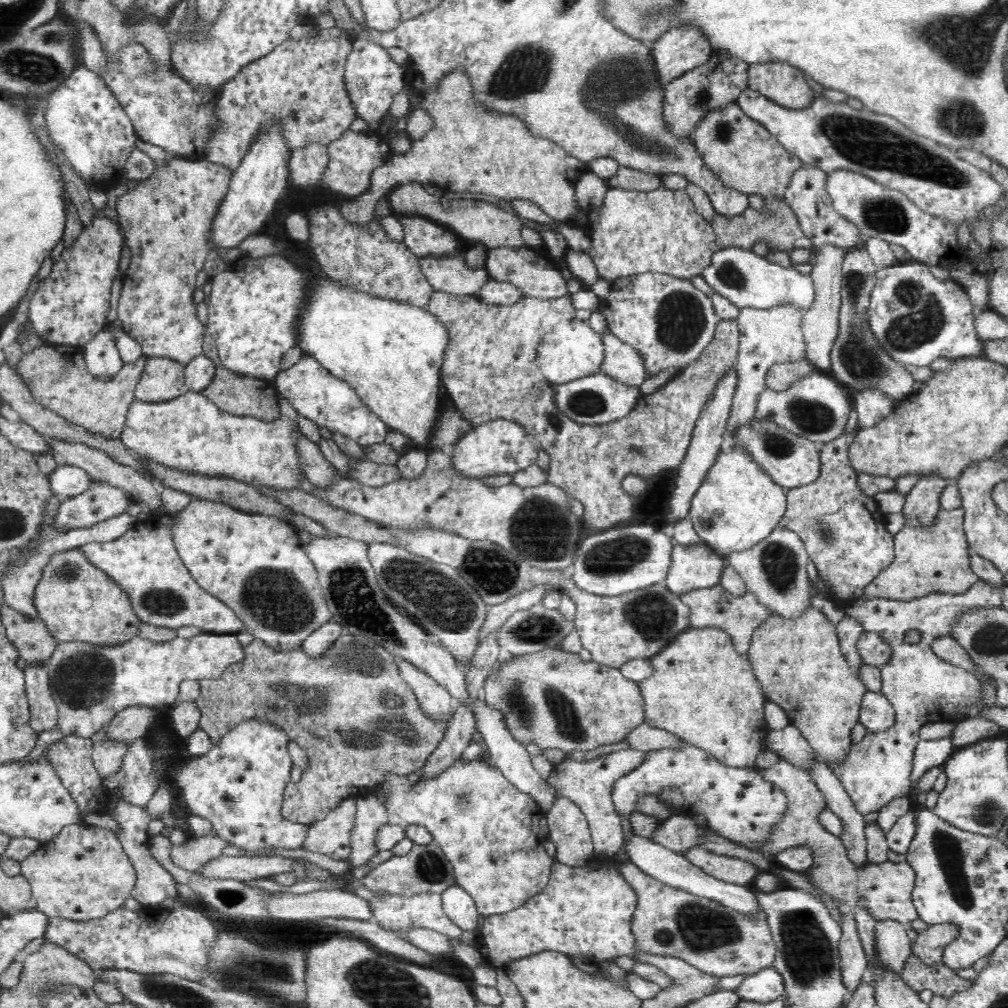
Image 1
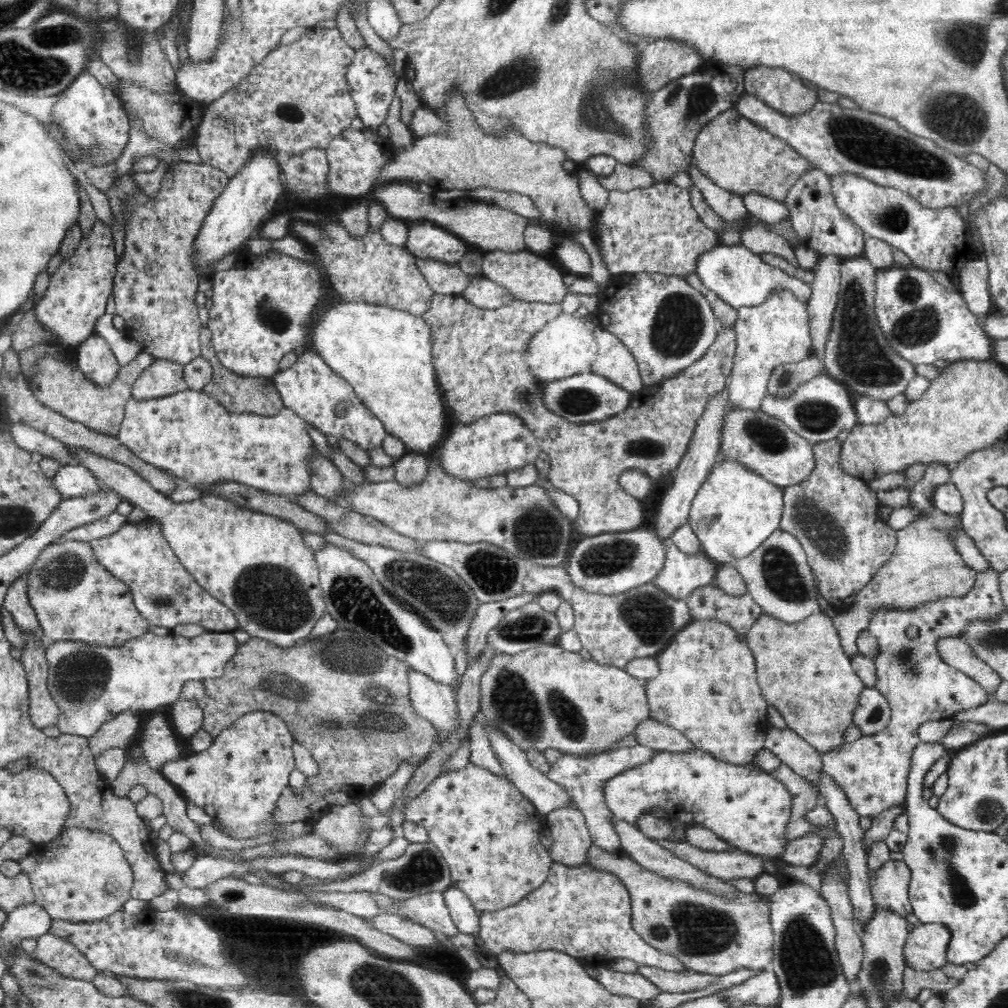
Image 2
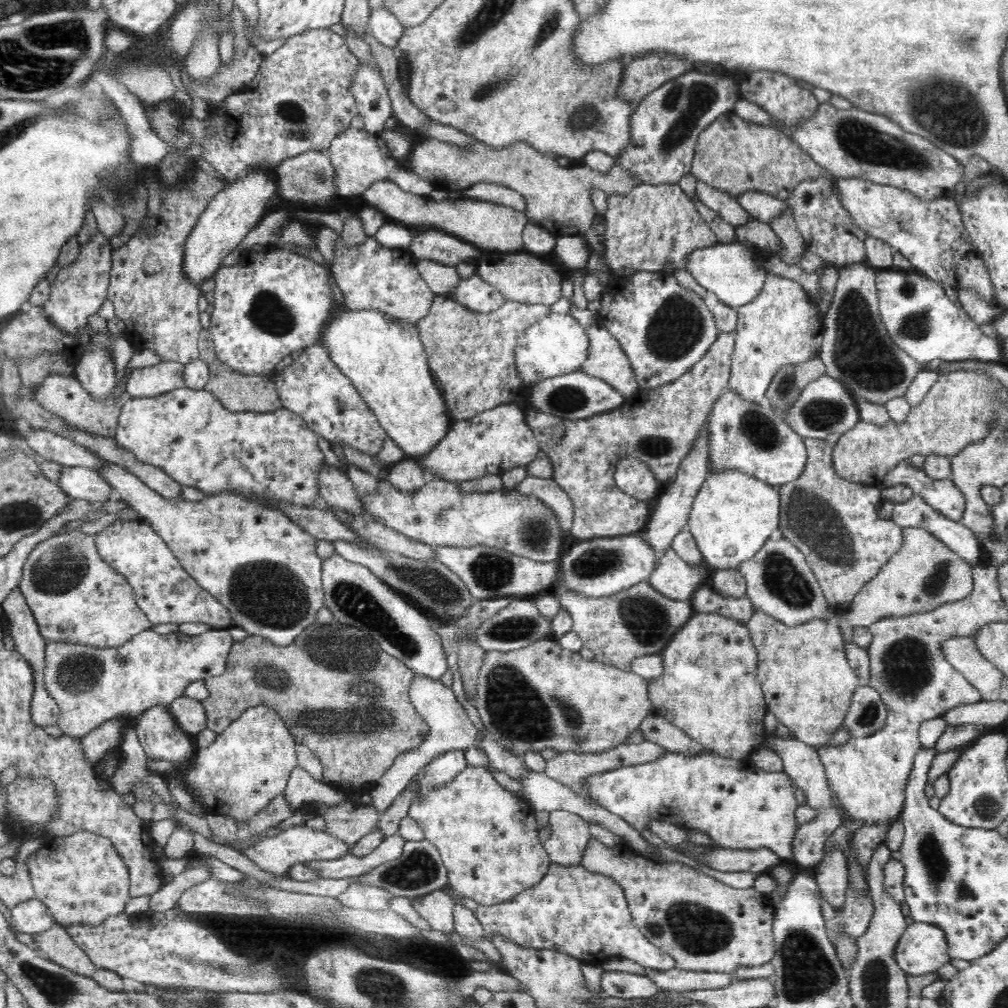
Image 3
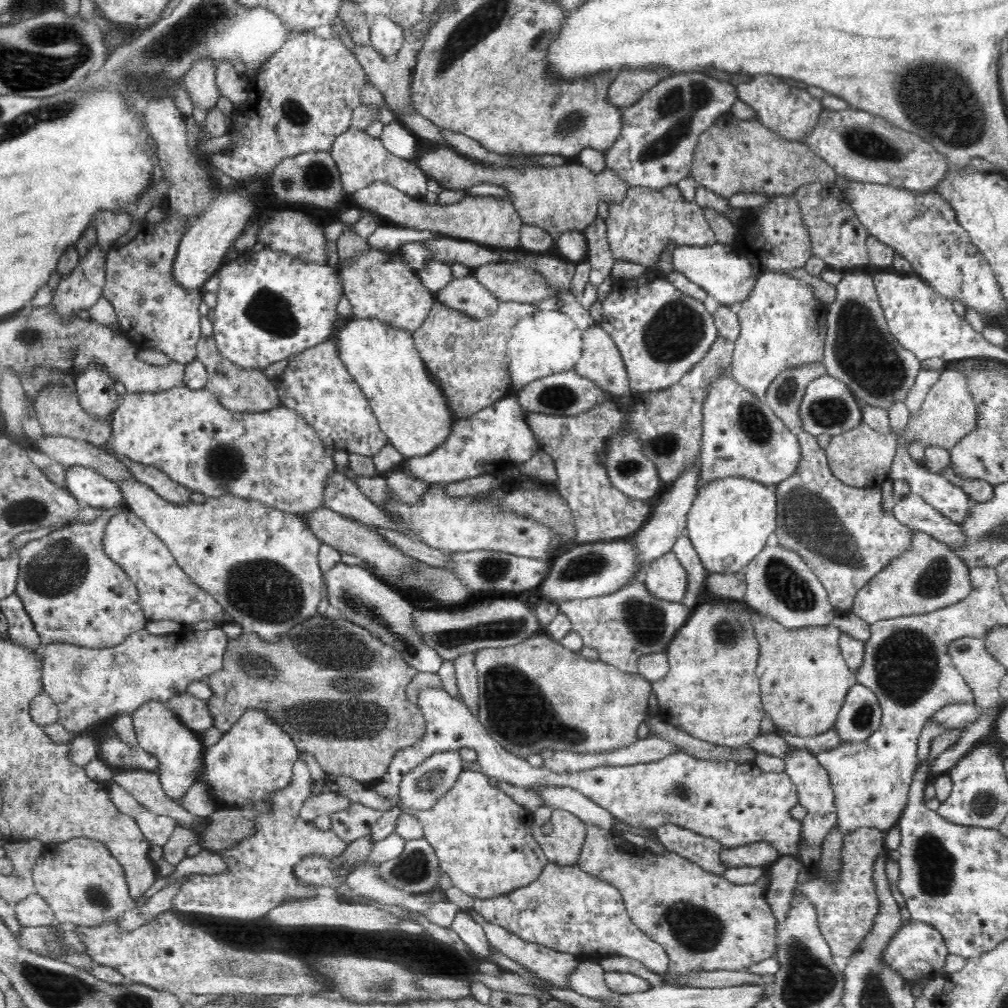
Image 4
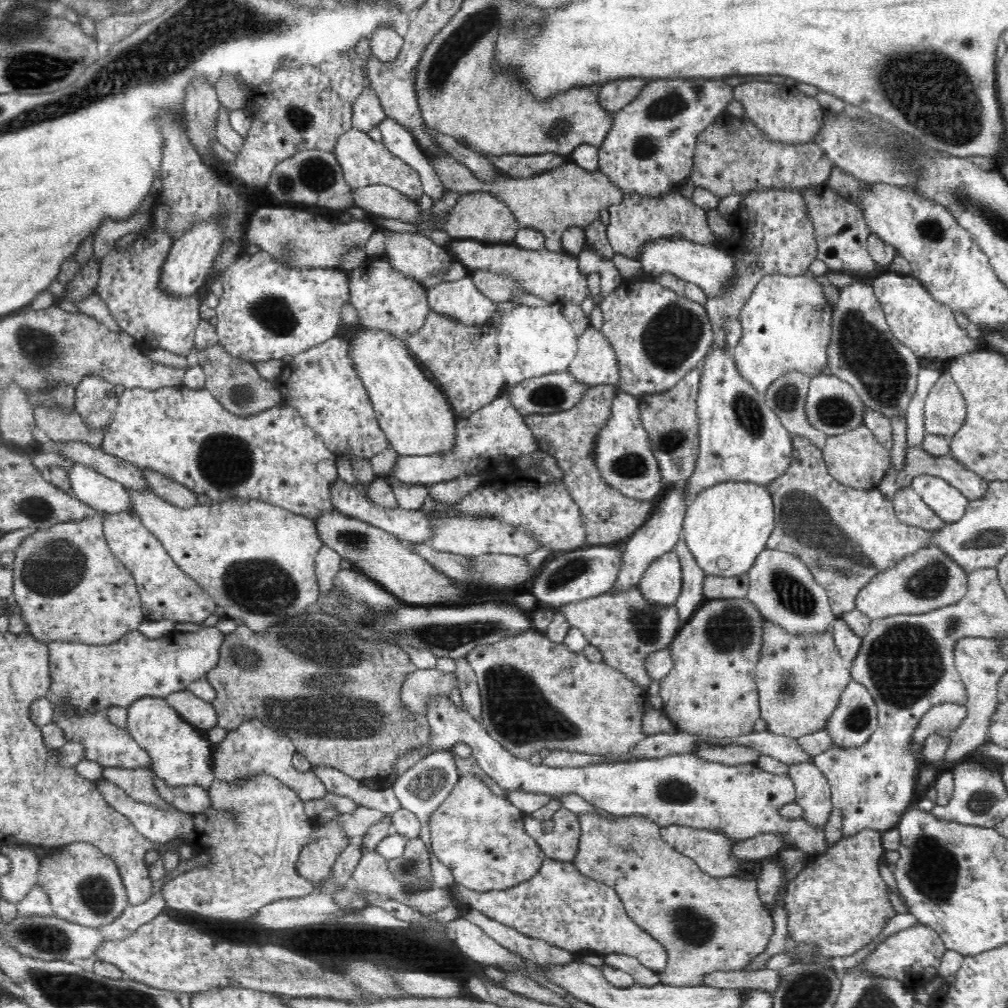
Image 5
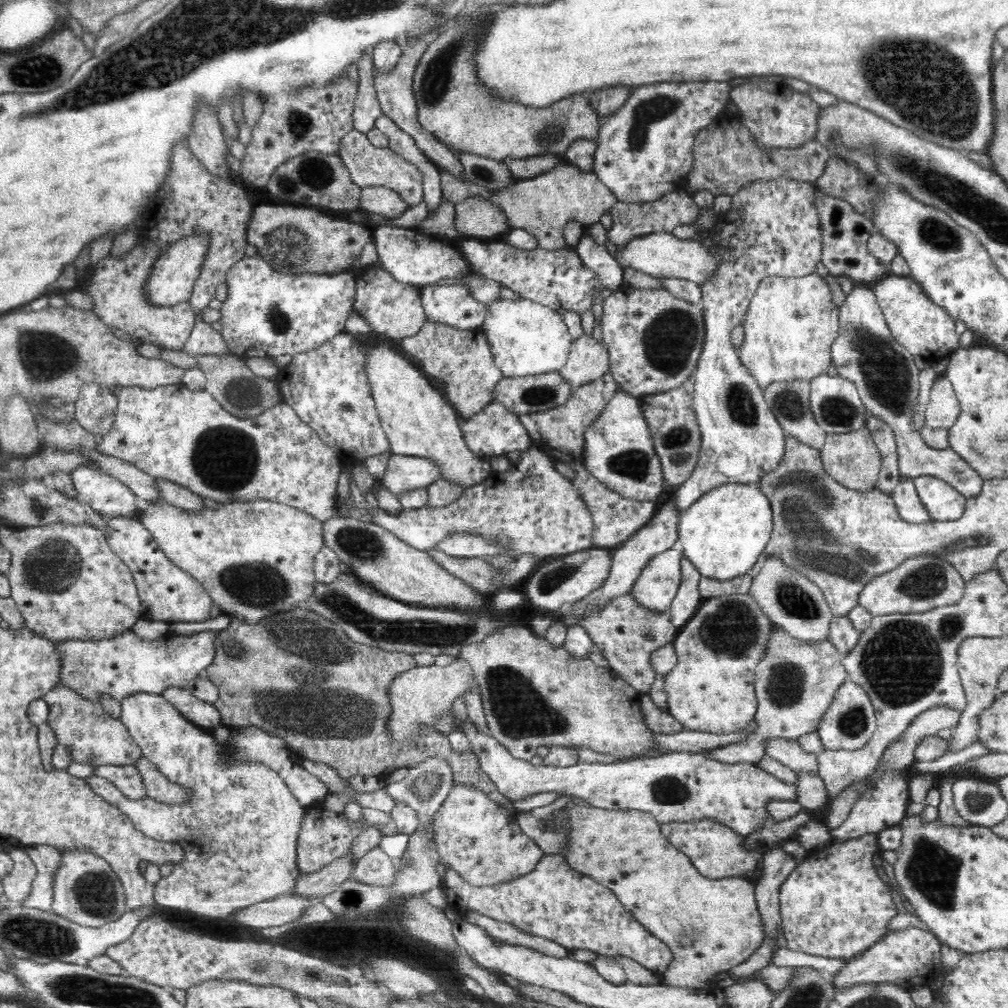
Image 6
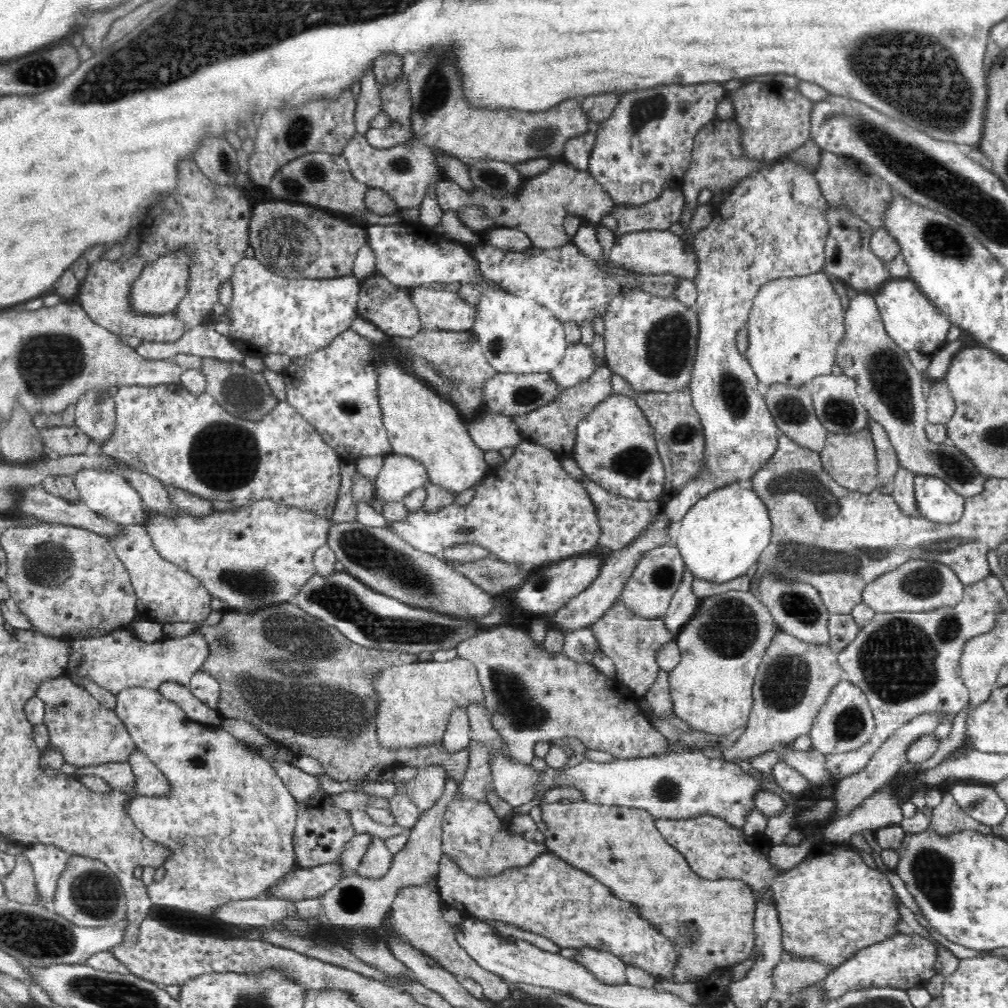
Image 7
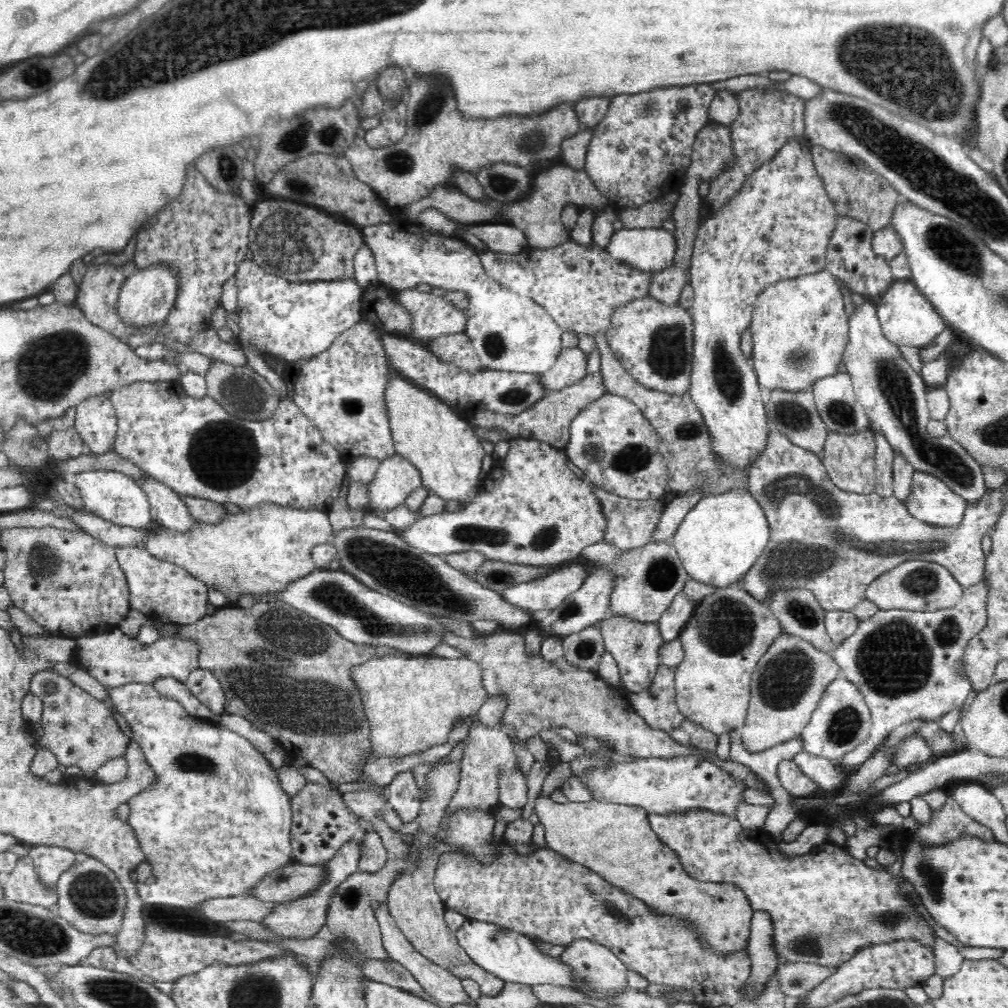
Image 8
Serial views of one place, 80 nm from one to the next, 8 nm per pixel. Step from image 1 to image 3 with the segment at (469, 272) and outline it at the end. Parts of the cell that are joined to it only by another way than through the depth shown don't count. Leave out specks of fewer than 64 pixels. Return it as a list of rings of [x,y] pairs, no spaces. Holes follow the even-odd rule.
[[[416,259],[415,265],[421,277],[436,295],[448,294],[462,280],[458,273],[456,273],[455,266],[448,266],[445,263],[428,259]]]

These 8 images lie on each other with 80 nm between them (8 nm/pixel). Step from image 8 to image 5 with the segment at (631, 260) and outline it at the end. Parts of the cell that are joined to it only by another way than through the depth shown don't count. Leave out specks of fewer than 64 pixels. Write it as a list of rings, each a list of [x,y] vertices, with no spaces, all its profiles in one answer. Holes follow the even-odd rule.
[[[662,237],[646,243],[634,259],[640,262],[645,276],[676,274],[678,278],[698,284],[708,296],[714,295],[714,297],[725,291],[725,286],[737,269],[733,255],[726,254],[726,251],[716,248],[714,244],[701,245],[670,237]]]

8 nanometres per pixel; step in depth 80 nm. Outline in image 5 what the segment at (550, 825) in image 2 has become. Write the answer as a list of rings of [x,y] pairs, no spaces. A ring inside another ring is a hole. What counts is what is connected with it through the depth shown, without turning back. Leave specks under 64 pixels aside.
[[[561,808],[553,814],[552,832],[540,831],[539,823],[531,814],[524,819],[526,834],[539,844],[543,853],[552,860],[572,862],[578,852],[580,823],[578,817],[570,810]]]

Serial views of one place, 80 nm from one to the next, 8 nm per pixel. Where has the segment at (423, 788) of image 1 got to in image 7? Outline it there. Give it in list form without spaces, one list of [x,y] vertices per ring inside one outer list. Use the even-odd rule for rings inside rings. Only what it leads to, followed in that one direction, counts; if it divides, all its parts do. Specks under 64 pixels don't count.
[[[459,792],[454,799],[444,812],[444,818],[442,818],[442,852],[452,857],[458,863],[458,867],[466,871],[470,877],[481,879],[482,877],[500,874],[506,869],[523,867],[529,865],[540,854],[548,852],[545,843],[526,840],[520,835],[510,834],[507,824],[506,827],[501,825],[502,820],[487,803],[482,803],[477,798],[466,798],[461,796]]]

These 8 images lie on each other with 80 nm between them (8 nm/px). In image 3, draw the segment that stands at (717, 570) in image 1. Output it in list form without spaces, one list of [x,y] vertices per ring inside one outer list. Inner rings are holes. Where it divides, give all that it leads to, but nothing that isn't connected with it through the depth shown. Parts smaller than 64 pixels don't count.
[[[670,548],[660,555],[658,566],[647,581],[652,589],[658,590],[667,598],[688,601],[702,584],[708,583],[711,573],[705,565],[690,567]]]

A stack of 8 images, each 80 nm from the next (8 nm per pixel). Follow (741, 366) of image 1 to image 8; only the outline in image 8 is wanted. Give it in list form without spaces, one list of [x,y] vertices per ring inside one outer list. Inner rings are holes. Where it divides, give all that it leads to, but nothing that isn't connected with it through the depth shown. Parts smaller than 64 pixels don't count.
[[[830,271],[805,274],[772,284],[757,296],[748,330],[752,337],[752,355],[750,360],[757,374],[760,390],[800,390],[812,389],[820,378],[834,376],[842,370],[842,354],[848,344],[849,316],[840,291],[840,281]]]

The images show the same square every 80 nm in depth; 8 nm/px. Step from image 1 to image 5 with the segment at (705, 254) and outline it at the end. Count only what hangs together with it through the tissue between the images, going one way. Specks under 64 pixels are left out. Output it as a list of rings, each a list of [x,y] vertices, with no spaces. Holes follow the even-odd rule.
[[[697,188],[692,198],[678,192],[658,196],[628,194],[622,202],[609,206],[610,222],[607,237],[614,252],[637,258],[639,250],[653,240],[670,237],[688,240],[701,245],[710,245],[717,240],[714,231],[707,223],[707,210],[715,209],[721,197],[710,190]]]

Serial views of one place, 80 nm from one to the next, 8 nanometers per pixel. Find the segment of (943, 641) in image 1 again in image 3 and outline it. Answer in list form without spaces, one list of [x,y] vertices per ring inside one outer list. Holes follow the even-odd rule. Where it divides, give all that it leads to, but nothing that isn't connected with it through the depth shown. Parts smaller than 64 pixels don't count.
[[[954,637],[942,642],[945,660],[979,690],[982,701],[999,698],[1005,675],[991,664],[978,649],[973,637]]]

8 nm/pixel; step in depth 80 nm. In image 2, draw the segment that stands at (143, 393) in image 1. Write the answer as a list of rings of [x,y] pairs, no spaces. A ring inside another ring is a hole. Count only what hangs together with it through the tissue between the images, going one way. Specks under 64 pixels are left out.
[[[155,359],[132,384],[132,399],[165,397],[189,388],[184,380],[184,365],[164,359]]]

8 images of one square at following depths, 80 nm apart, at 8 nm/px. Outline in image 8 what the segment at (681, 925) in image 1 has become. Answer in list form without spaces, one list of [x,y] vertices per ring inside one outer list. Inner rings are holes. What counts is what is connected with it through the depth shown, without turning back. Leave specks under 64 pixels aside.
[[[540,794],[535,812],[545,828],[546,848],[586,865],[614,888],[646,903],[650,911],[684,919],[701,936],[702,945],[720,955],[747,948],[753,910],[746,893],[727,882],[700,882],[686,874],[677,854],[652,830],[645,809],[600,800],[556,804]]]

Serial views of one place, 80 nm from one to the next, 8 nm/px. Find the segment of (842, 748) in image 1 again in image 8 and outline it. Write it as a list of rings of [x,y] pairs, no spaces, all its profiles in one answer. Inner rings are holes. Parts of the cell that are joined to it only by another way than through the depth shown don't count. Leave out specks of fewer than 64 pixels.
[[[788,632],[780,634],[765,651],[751,676],[751,697],[740,728],[742,744],[759,753],[778,743],[796,739],[808,724],[826,687],[841,676],[832,654],[818,650],[811,642]]]

